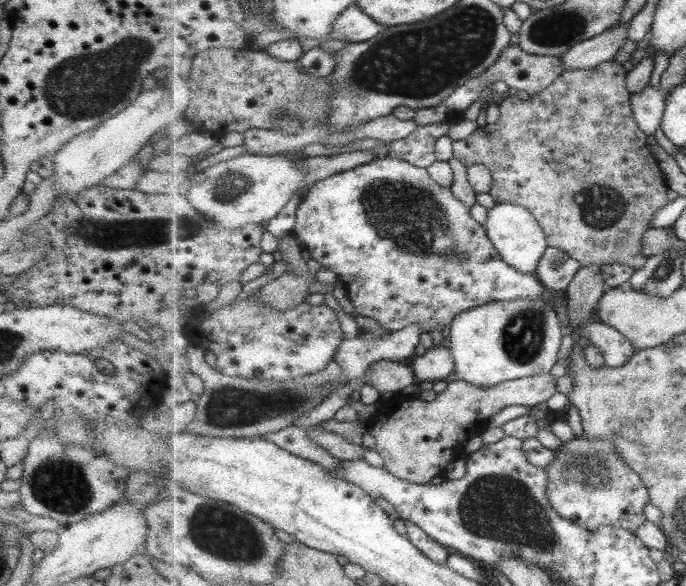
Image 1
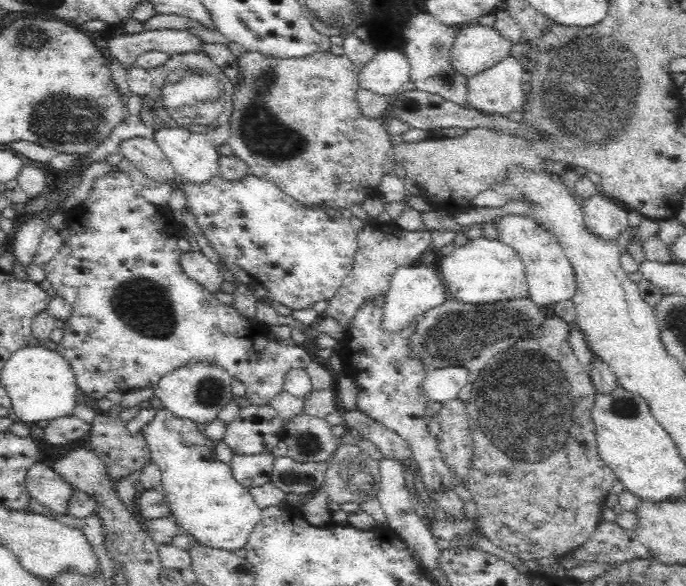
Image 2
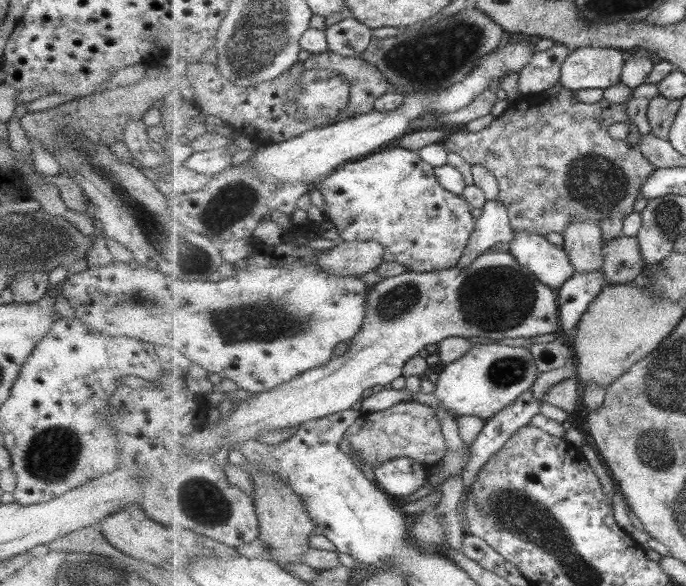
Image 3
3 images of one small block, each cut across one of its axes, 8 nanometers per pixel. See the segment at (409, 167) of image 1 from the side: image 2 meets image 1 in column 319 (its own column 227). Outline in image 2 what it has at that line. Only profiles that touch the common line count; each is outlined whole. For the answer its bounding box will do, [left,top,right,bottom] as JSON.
[175,174,358,310]

